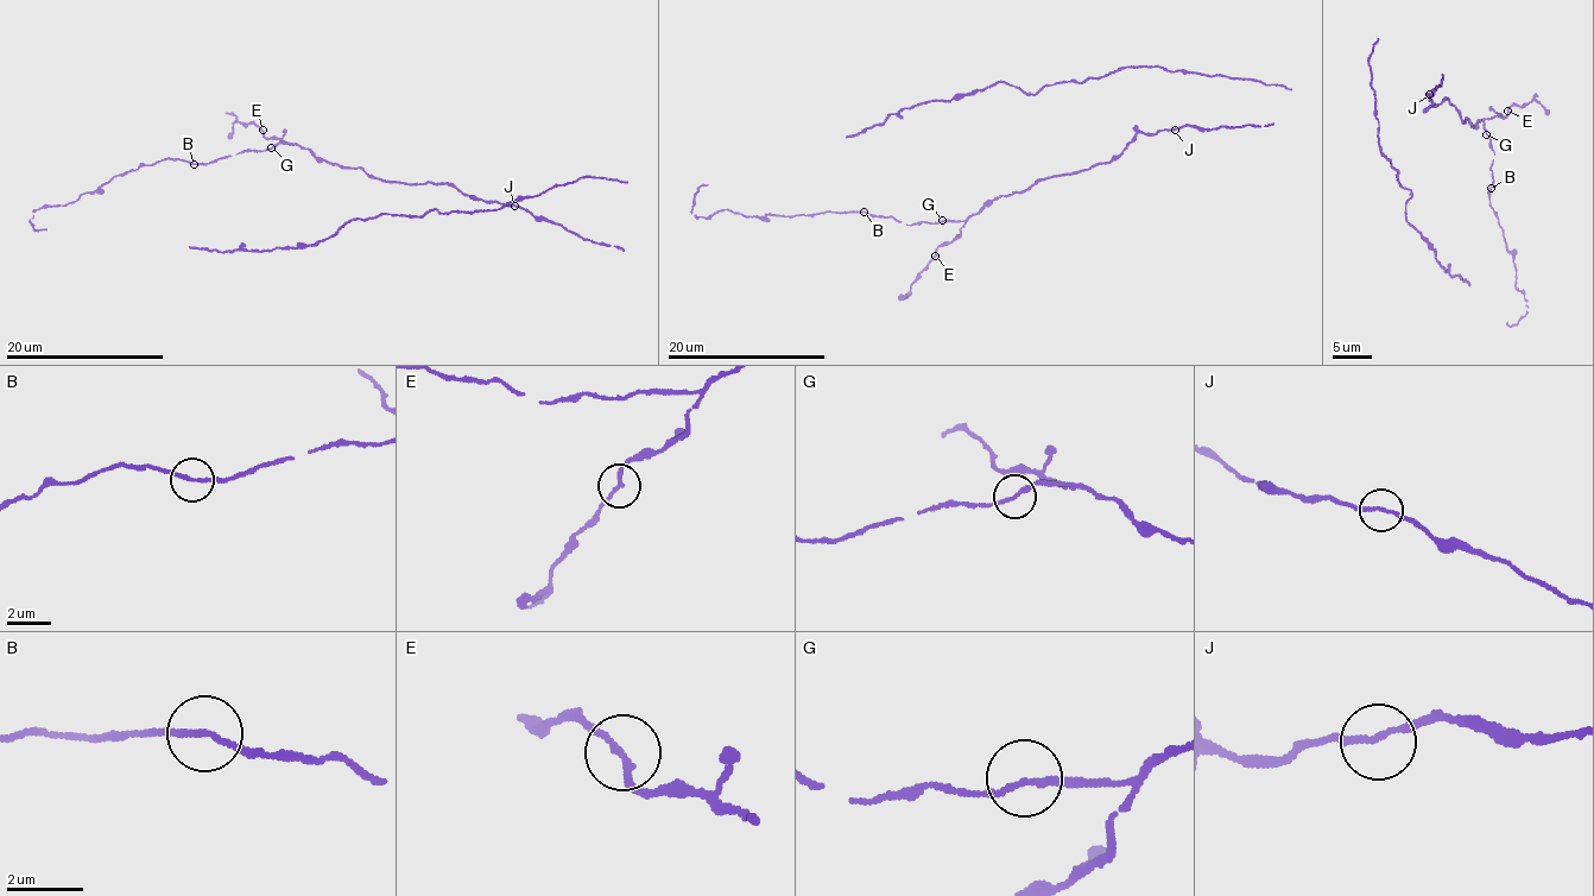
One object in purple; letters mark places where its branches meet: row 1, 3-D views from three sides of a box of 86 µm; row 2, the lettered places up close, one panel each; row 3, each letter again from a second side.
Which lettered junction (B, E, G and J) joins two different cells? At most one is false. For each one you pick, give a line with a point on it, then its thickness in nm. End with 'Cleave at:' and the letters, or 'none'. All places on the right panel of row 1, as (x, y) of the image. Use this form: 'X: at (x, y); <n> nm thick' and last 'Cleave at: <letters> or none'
B: at (1491, 188); 150 nm thick
Cleave at: B

